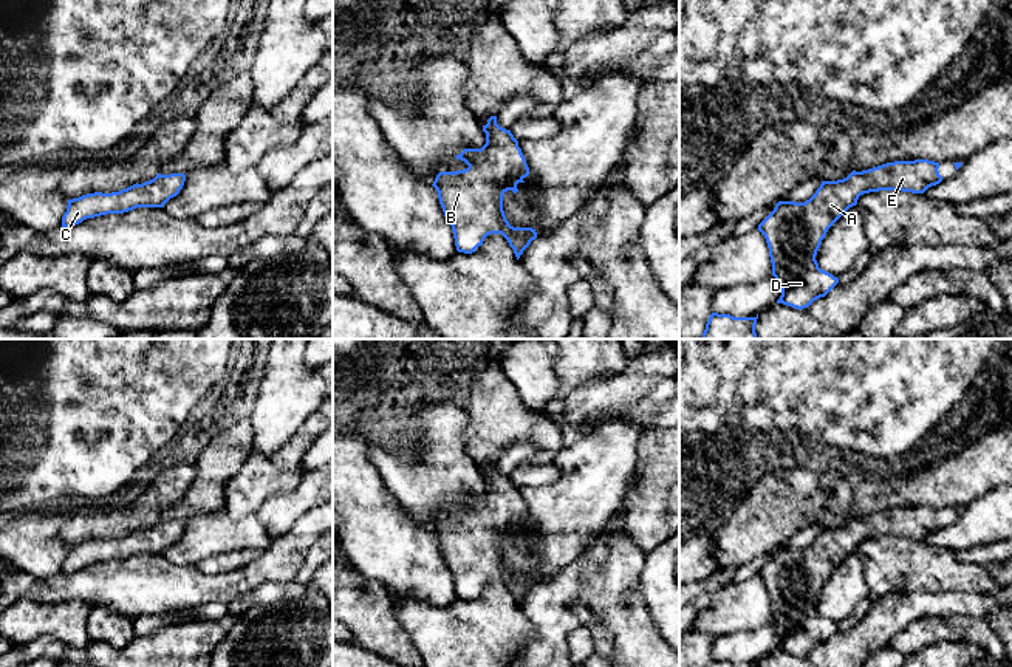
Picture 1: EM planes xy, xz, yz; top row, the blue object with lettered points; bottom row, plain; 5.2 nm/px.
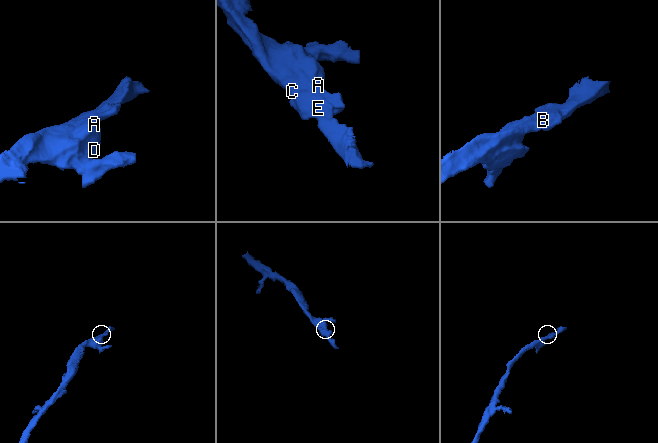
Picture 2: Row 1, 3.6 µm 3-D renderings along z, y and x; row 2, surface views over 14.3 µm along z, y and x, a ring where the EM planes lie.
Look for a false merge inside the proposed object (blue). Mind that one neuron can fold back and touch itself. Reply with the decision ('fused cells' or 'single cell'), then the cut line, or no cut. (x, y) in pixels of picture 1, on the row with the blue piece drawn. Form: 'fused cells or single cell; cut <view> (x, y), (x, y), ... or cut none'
single cell; cut none

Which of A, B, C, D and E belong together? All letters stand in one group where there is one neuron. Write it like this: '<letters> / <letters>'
A B C D E

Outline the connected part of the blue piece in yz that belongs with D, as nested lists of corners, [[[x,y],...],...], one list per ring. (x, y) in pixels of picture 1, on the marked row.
[[[928,159],[894,161],[868,170],[853,170],[846,178],[822,181],[805,203],[778,201],[758,224],[764,235],[781,296],[777,303],[797,310],[825,297],[839,279],[819,268],[817,251],[828,229],[863,193],[902,190],[924,193],[942,181],[939,162]]]

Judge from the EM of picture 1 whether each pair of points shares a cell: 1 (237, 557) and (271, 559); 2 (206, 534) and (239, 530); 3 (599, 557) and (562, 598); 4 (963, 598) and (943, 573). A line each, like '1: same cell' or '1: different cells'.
1: different cells
2: same cell
3: same cell
4: different cells

